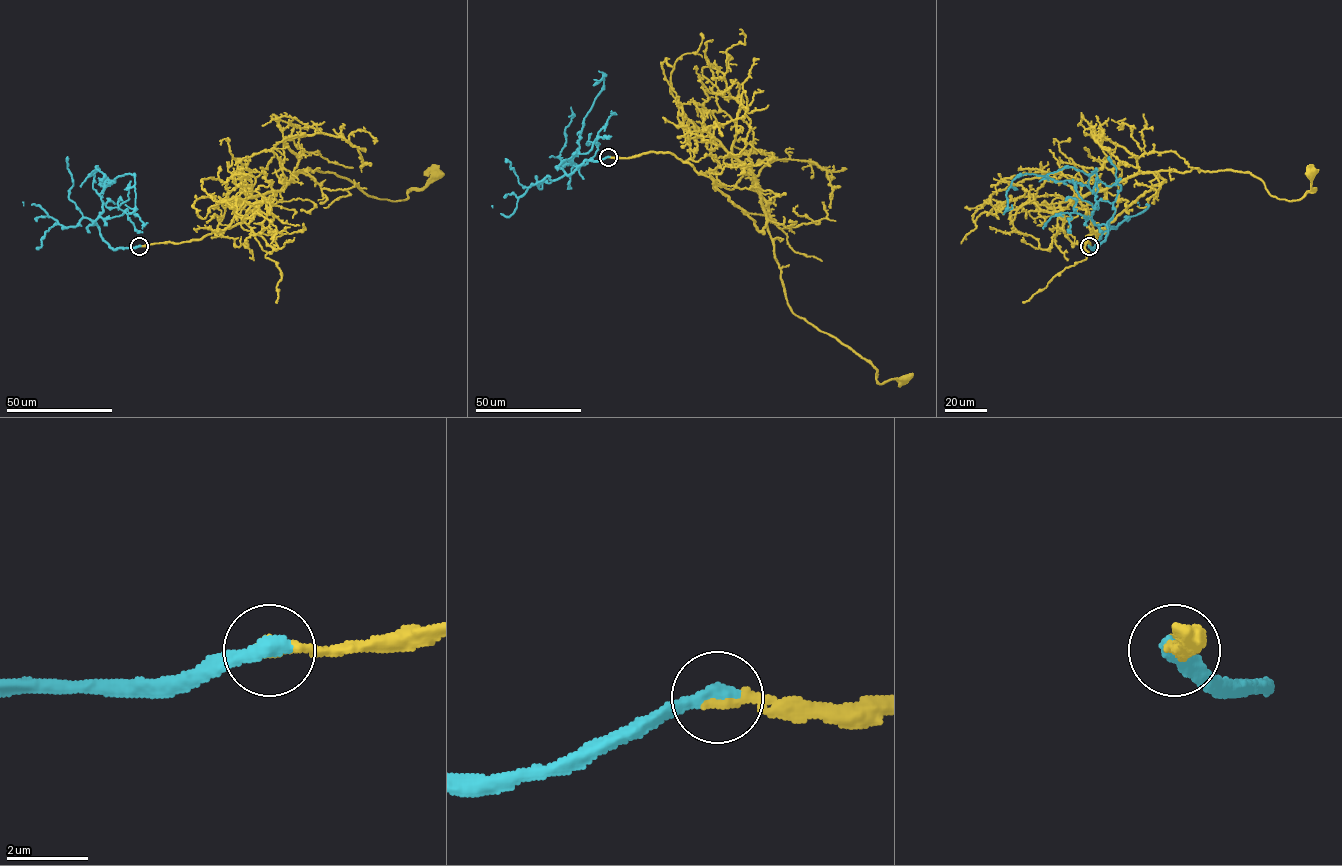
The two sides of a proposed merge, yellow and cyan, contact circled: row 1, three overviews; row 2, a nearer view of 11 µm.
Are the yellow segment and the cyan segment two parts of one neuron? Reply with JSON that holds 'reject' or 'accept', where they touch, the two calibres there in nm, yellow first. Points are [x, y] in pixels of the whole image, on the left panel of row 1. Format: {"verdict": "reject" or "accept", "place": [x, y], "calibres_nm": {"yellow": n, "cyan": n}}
{"verdict": "accept", "place": [139, 246], "calibres_nm": {"yellow": 280, "cyan": 440}}

